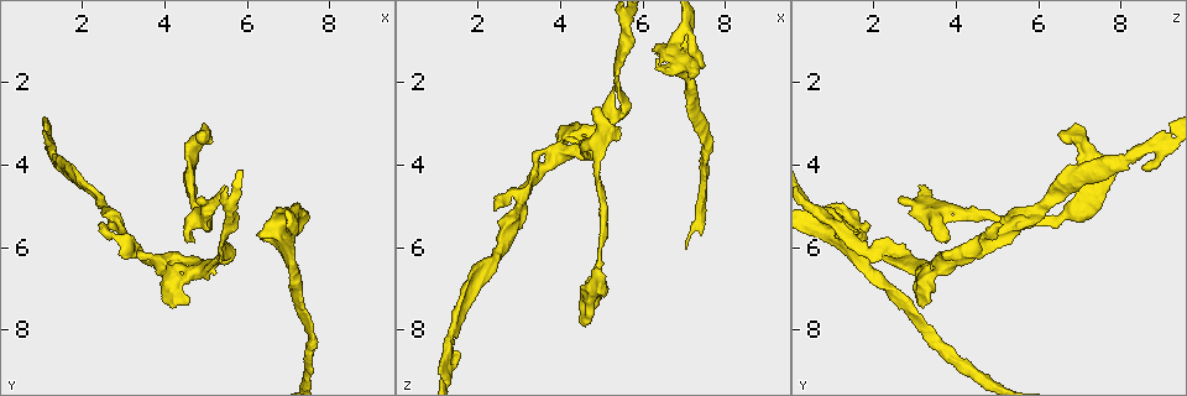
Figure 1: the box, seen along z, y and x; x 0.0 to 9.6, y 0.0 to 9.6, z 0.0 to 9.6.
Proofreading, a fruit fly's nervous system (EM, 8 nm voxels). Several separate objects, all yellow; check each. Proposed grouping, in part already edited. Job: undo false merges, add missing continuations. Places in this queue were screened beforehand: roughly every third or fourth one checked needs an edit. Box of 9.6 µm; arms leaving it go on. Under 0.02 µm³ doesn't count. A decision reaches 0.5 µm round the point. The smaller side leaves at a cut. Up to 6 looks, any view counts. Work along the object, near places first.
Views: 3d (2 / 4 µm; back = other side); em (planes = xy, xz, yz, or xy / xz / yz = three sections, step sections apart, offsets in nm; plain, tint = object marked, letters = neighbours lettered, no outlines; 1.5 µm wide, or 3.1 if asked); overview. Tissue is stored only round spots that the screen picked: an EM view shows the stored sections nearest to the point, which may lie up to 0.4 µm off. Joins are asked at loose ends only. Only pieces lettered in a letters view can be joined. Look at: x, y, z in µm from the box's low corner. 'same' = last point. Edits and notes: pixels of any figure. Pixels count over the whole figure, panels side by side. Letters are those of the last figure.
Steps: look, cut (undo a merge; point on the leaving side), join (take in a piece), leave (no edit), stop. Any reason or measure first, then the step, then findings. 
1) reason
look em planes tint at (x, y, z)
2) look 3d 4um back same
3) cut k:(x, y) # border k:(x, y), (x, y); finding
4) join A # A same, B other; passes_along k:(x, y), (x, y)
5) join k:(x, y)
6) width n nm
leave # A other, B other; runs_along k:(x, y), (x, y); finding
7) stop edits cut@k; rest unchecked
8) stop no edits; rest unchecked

free end
look 3d 2um at (4.85, 3.25, 6.45)

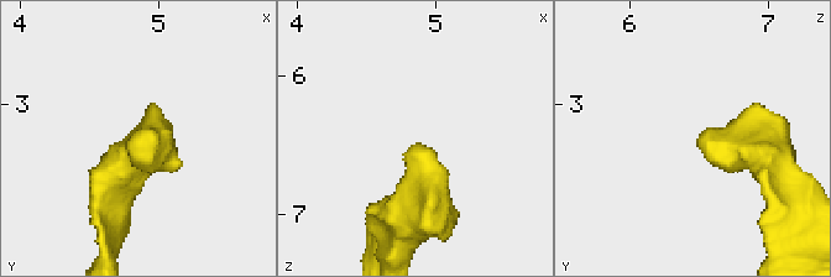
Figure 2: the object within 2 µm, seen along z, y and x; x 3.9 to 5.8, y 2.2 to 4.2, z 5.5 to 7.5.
need the tissue
look em planes letters at (4.82, 3.22, 6.52)

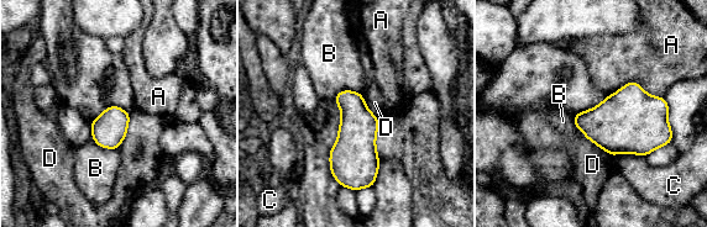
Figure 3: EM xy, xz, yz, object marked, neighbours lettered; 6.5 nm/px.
leave # A other, B other, C other, D other; no lettered piece goes on from it

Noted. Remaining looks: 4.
look 3d 4um at (4.55, 7.40, 3.15)

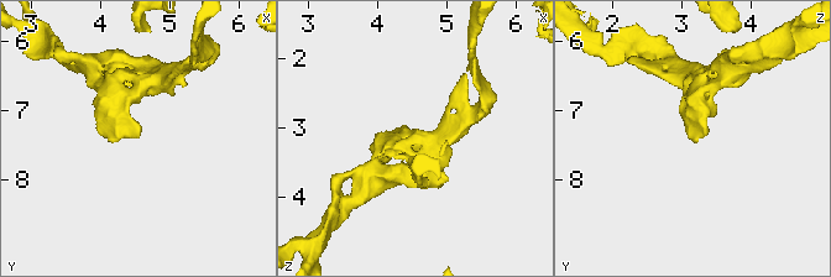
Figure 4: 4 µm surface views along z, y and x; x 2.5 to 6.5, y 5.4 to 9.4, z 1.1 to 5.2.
look em planes letters at (4.60, 7.35, 3.15)

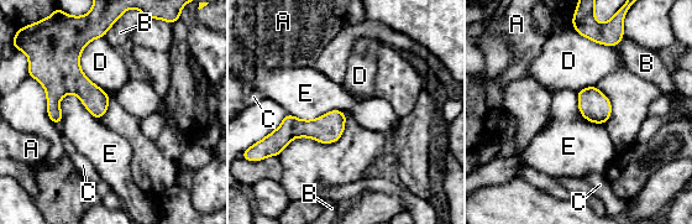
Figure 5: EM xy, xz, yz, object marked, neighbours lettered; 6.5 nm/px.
width 160 nm
leave # A other, B other, C other, D other, E other; none of them fits

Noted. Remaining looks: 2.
tapers out
look em planes letters at (3.35, 6.20, 3.75)

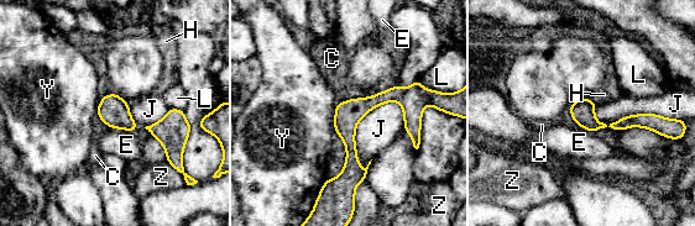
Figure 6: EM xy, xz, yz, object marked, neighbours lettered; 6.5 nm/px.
leave # C other, E other, H other, J other, L other, Y other, Z other; border 6:(336, 104), (334, 131); none of them fits

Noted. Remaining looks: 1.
stop no edits; rest unchecked

